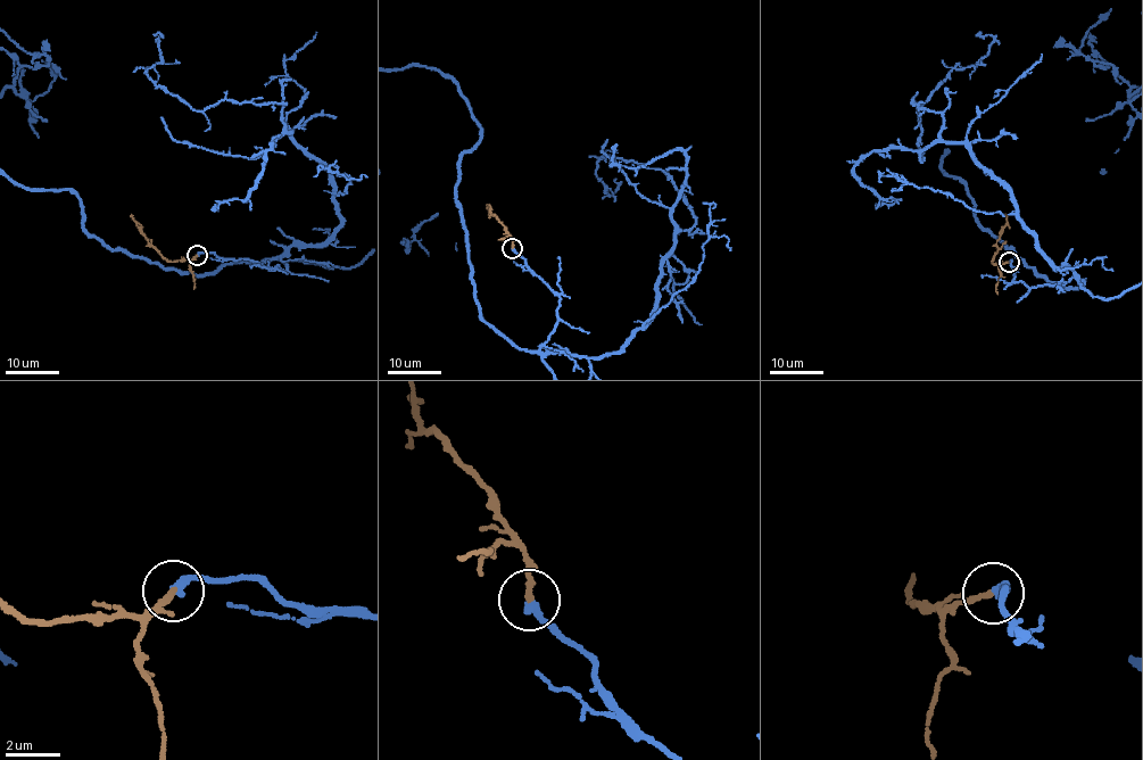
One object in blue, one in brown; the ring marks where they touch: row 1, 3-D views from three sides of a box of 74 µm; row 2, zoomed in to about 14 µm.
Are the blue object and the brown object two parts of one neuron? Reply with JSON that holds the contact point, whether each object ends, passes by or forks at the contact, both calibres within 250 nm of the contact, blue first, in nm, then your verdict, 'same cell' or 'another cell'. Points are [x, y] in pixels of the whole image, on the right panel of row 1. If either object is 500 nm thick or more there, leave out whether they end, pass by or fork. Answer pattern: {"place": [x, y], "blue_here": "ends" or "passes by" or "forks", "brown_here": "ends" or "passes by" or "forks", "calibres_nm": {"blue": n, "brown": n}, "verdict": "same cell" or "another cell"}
{"place": [1009, 262], "blue_here": "ends", "brown_here": "ends", "calibres_nm": {"blue": 300, "brown": 200}, "verdict": "same cell"}

